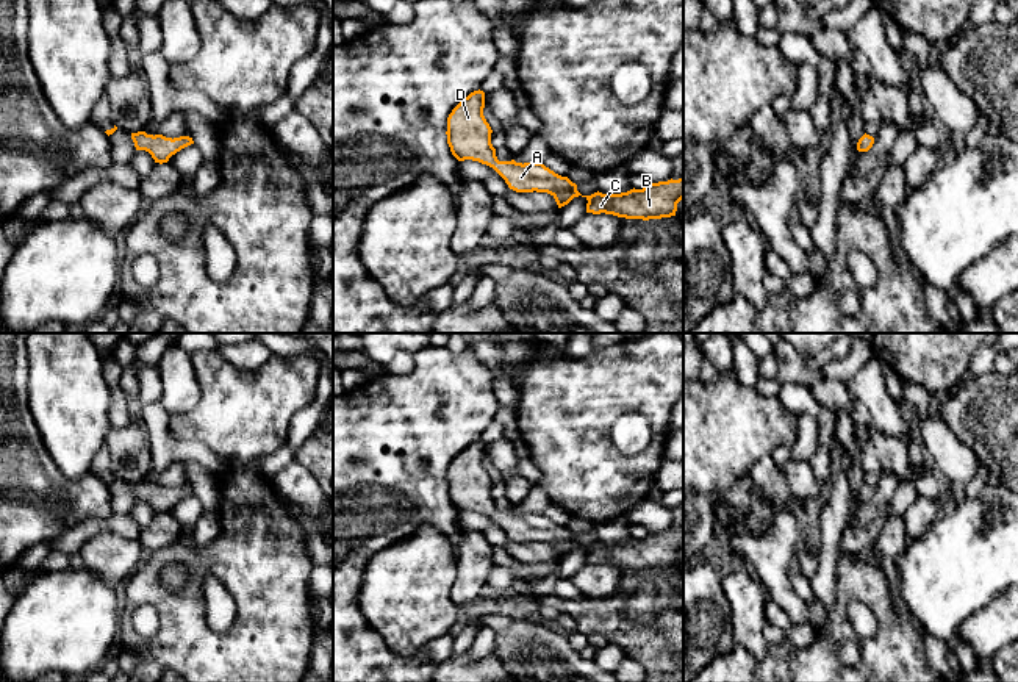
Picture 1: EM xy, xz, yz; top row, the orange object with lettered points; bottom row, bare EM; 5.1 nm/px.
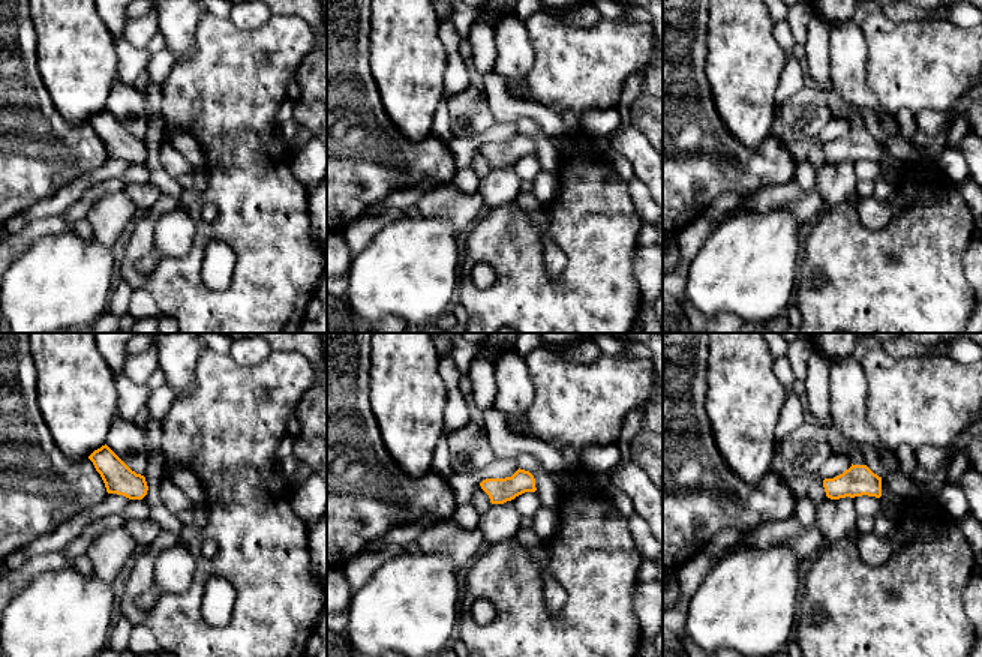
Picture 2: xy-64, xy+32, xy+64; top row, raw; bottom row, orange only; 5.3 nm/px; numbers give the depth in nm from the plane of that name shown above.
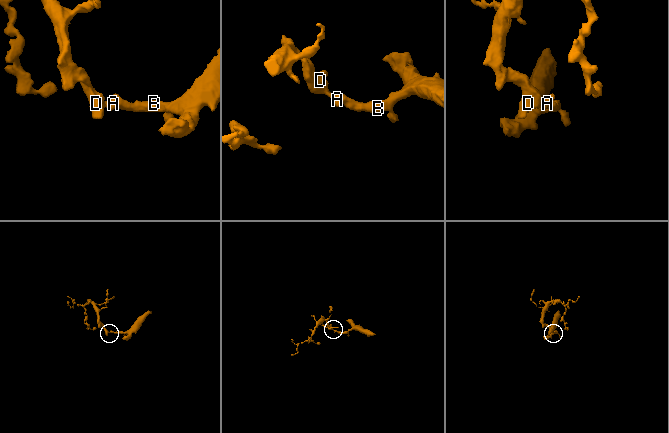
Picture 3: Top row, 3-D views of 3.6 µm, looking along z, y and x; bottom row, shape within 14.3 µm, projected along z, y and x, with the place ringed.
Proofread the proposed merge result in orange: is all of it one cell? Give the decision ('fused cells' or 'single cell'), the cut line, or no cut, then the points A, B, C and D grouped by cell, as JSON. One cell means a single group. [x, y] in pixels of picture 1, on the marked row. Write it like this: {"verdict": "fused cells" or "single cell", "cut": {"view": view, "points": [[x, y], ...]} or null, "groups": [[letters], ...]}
{"verdict": "single cell", "cut": null, "groups": [["A", "B", "C", "D"]]}

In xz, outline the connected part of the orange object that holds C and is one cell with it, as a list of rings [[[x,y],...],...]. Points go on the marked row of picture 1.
[[[683,178],[649,183],[643,189],[621,194],[594,192],[582,196],[588,200],[586,213],[613,214],[625,219],[661,219],[676,216],[677,203],[683,199]]]

